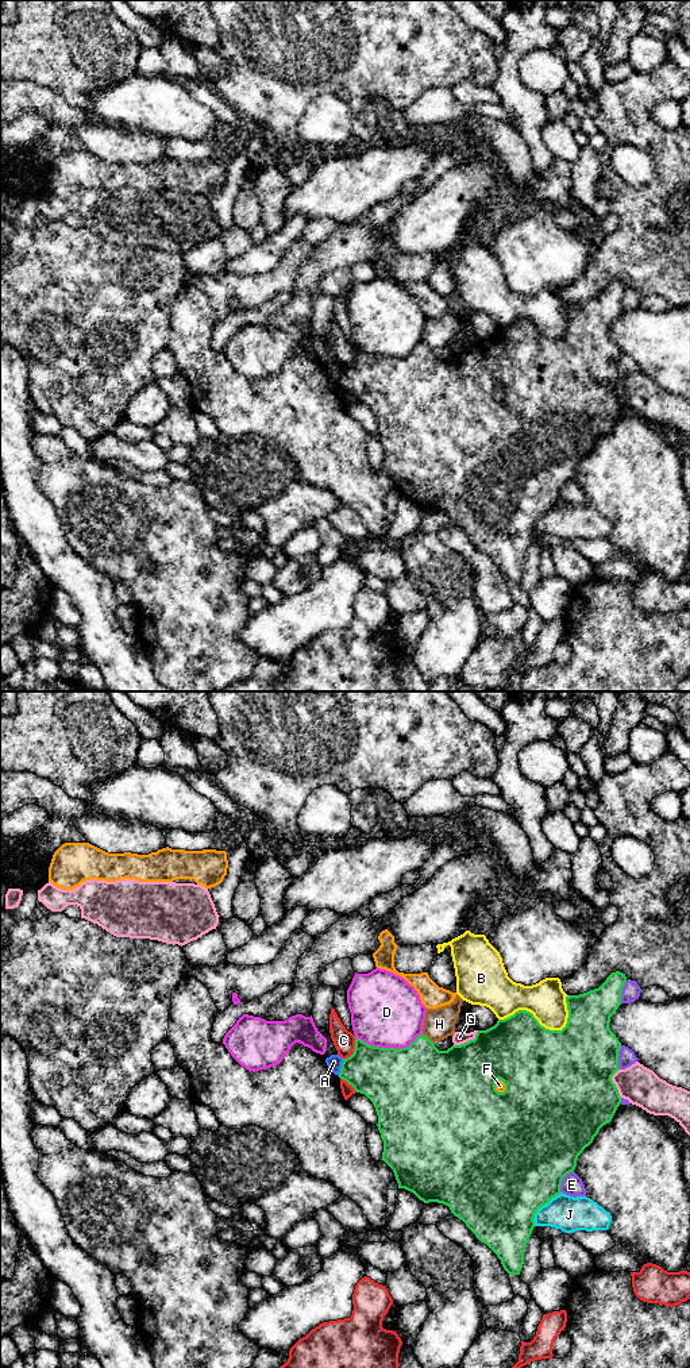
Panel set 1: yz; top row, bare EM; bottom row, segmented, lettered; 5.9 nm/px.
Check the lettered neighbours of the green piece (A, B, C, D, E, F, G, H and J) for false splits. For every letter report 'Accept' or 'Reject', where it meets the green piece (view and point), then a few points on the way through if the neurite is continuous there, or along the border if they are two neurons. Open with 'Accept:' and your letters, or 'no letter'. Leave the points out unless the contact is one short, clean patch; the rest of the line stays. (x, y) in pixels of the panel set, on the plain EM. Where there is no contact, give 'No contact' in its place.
Accept: no letter
A: Reject. Touches green at yz (342, 376). Boundary: yz (343, 367), (338, 384)
B: Reject. Touches green at yz (546, 338)
C: Reject. Touches green at yz (354, 358). Boundary: yz (355, 346), (354, 359), (343, 367)
D: Reject. Touches green at yz (388, 357)
E: Reject. Touches green at yz (562, 488)
F: Reject. Touches green at yz (505, 395)
G: Reject. Touches green at yz (467, 350)
H: Reject. Touches green at yz (428, 347)
J: Reject. Touches green at yz (542, 513)

